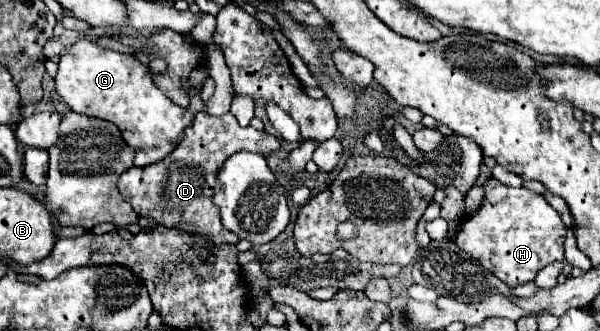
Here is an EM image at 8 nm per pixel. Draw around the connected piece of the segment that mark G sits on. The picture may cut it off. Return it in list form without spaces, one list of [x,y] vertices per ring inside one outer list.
[[[87,38],[75,42],[61,56],[55,88],[73,112],[113,122],[121,130],[125,142],[137,150],[135,166],[149,166],[169,156],[179,144],[183,128],[193,124],[195,118],[191,108],[181,108],[163,94],[153,82],[149,68],[135,56],[99,48]]]

